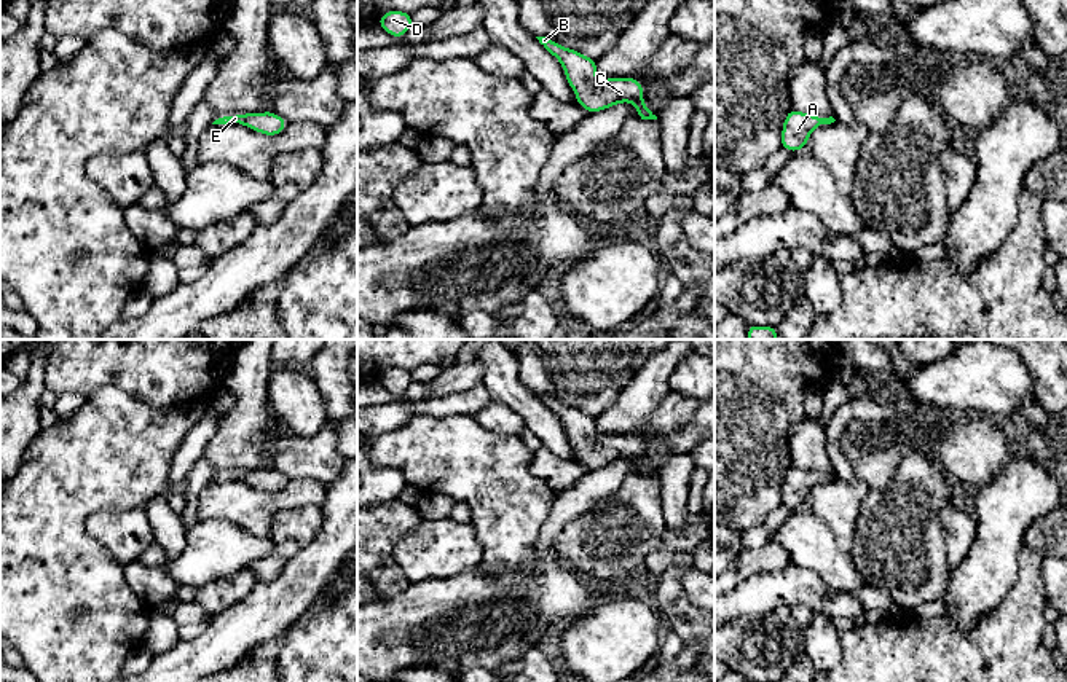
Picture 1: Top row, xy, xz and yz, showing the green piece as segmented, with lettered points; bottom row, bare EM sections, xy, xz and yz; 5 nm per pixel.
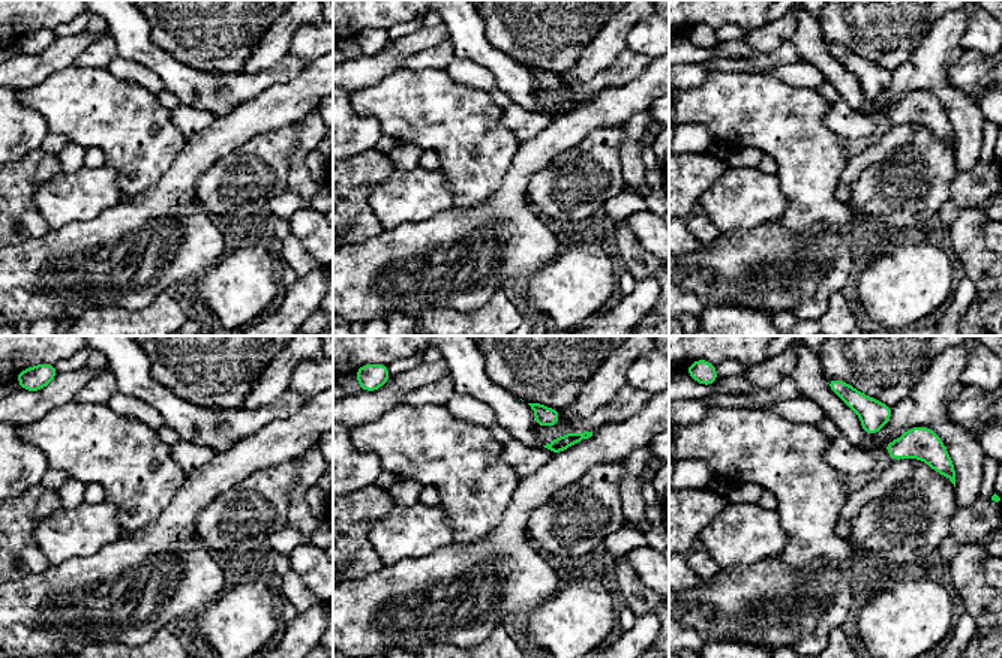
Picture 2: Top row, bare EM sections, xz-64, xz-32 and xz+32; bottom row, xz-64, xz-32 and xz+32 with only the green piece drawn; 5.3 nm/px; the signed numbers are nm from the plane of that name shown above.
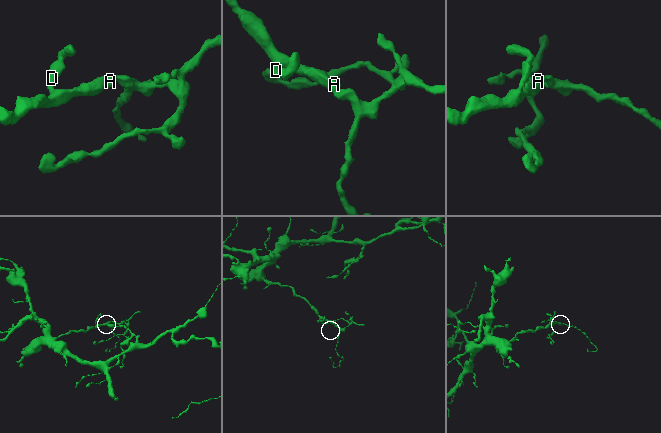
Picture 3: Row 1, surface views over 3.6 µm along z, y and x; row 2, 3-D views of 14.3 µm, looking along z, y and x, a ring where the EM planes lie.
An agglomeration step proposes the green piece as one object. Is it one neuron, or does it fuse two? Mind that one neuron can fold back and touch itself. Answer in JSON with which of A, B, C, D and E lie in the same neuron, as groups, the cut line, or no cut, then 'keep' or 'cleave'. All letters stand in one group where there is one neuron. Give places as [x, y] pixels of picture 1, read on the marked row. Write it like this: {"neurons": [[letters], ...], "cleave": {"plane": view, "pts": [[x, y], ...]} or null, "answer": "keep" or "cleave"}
{"neurons": [["A", "B", "C", "D", "E"]], "cleave": null, "answer": "keep"}

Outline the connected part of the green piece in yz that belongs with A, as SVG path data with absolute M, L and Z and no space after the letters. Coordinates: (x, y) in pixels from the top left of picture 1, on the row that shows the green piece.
M789 110L783 123L782 147L789 151L802 150L815 127L820 124L831 124L834 121L836 120L833 116L818 118L810 113Z

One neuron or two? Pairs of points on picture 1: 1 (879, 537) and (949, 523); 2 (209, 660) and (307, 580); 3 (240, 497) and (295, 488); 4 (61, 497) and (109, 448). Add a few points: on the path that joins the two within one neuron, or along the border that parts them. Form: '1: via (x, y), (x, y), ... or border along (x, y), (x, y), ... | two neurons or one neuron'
1: border along (951, 504), (940, 512), (938, 520), (948, 561) | two neurons
2: via (233, 636), (283, 601) | one neuron
3: via (254, 501), (281, 499) | one neuron
4: via (72, 485), (96, 461) | one neuron

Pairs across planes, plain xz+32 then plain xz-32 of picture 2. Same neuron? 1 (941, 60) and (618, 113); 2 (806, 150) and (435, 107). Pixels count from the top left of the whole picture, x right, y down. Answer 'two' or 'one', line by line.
1: two
2: one

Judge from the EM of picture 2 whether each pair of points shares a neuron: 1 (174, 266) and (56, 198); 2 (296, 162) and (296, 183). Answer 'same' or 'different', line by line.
1: different
2: same

